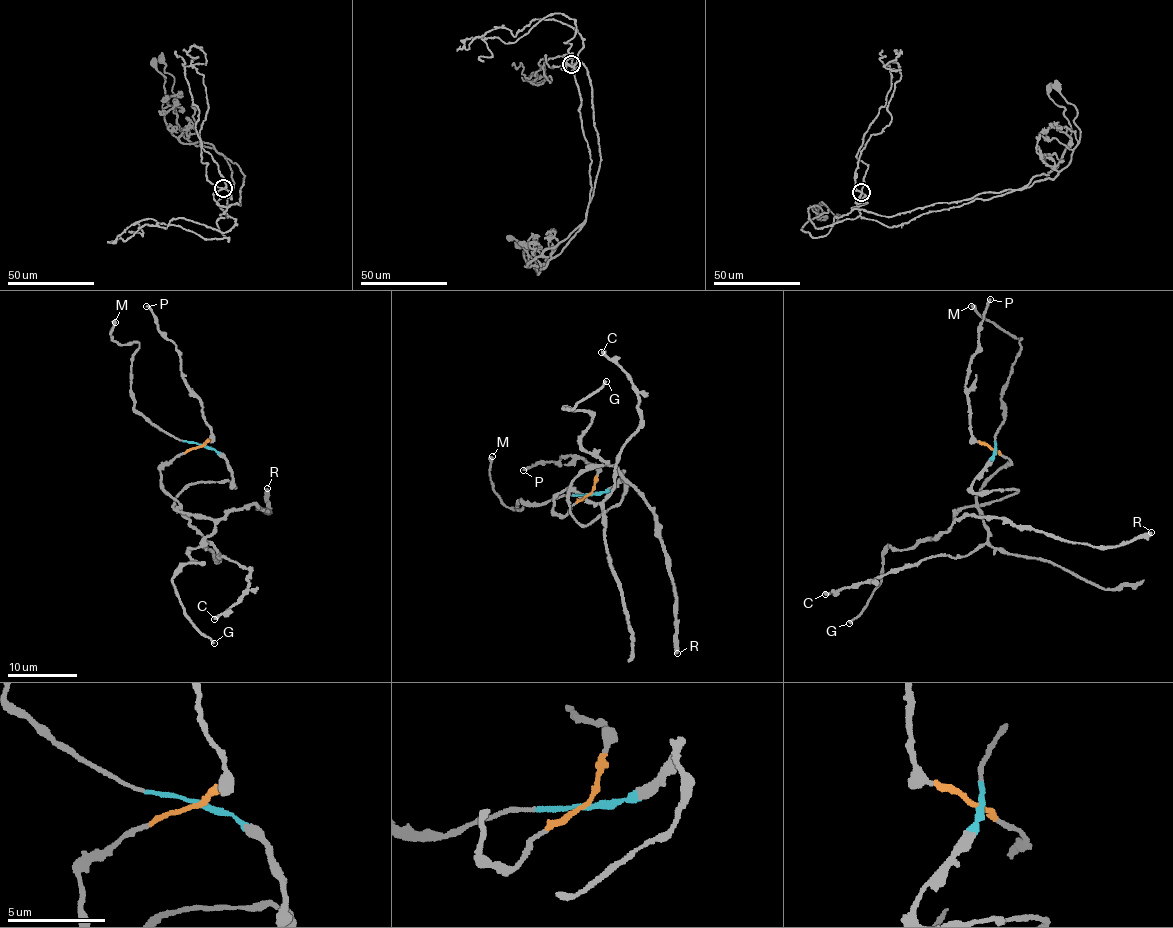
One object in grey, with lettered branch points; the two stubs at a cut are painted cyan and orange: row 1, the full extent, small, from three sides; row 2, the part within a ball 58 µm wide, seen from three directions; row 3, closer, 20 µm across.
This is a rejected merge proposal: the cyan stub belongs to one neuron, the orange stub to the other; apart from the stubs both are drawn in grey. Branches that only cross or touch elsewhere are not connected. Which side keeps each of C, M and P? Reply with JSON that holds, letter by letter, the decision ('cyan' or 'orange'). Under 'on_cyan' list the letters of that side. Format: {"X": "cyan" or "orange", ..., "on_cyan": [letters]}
{"C": "orange", "M": "cyan", "P": "orange", "on_cyan": ["M"]}

